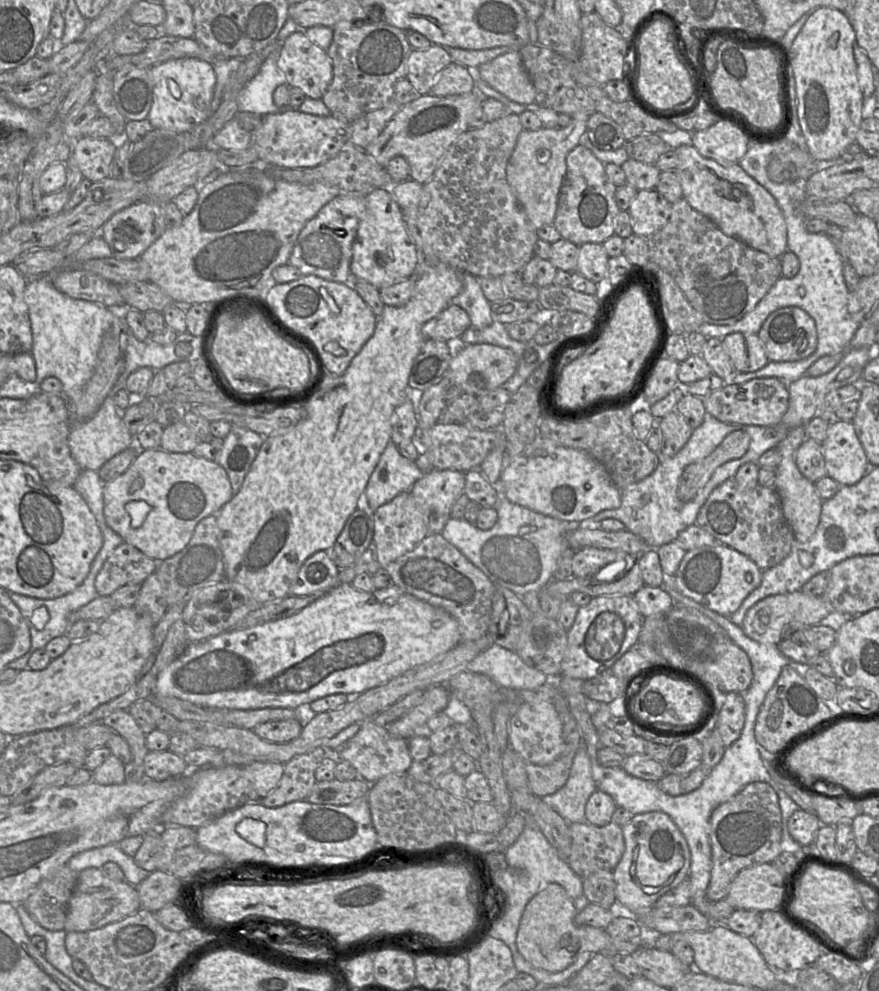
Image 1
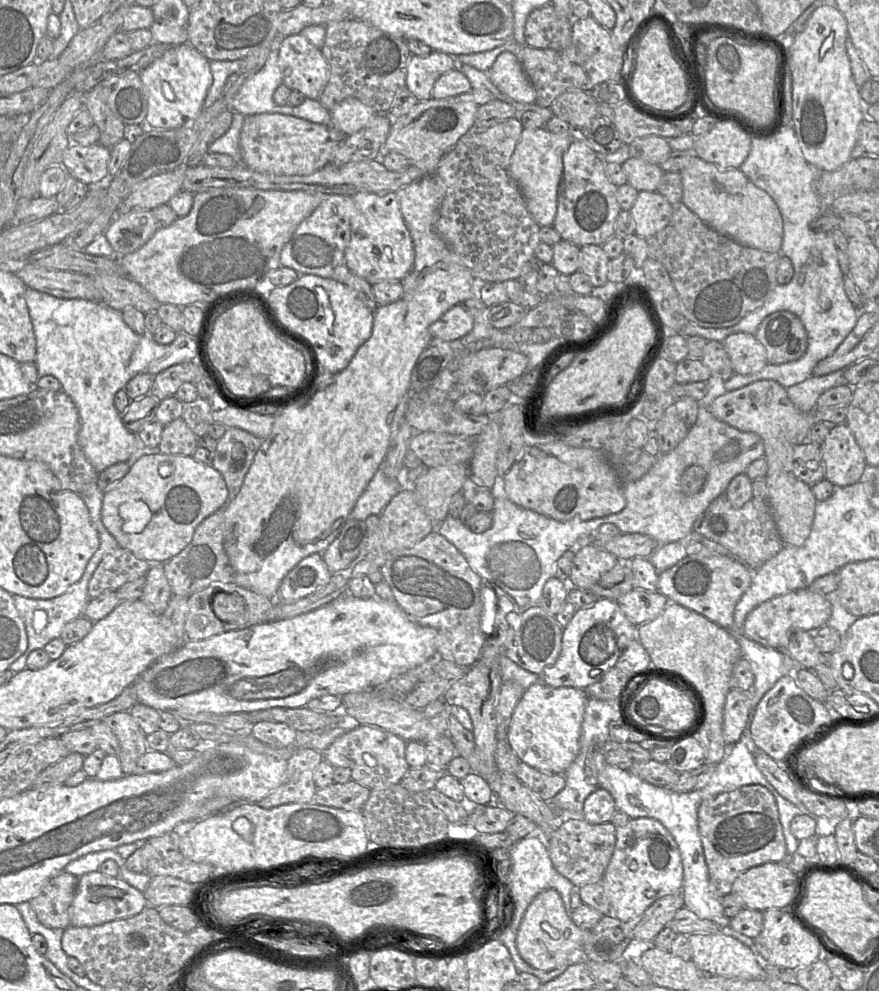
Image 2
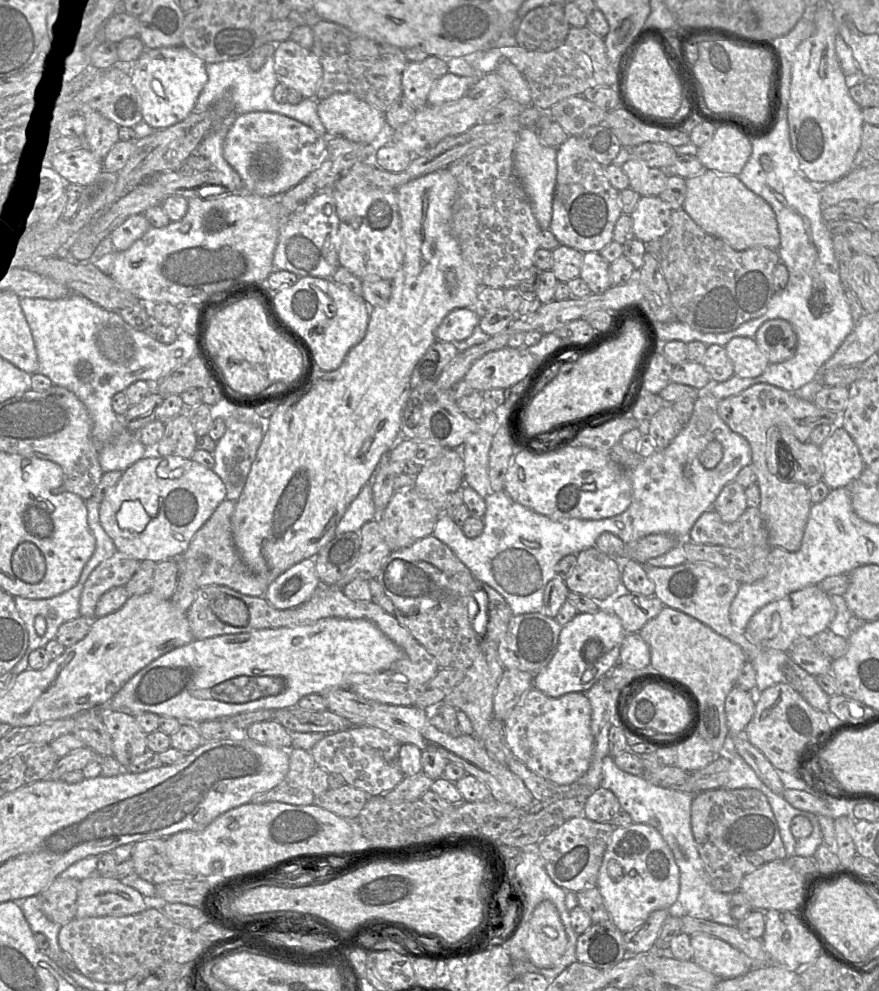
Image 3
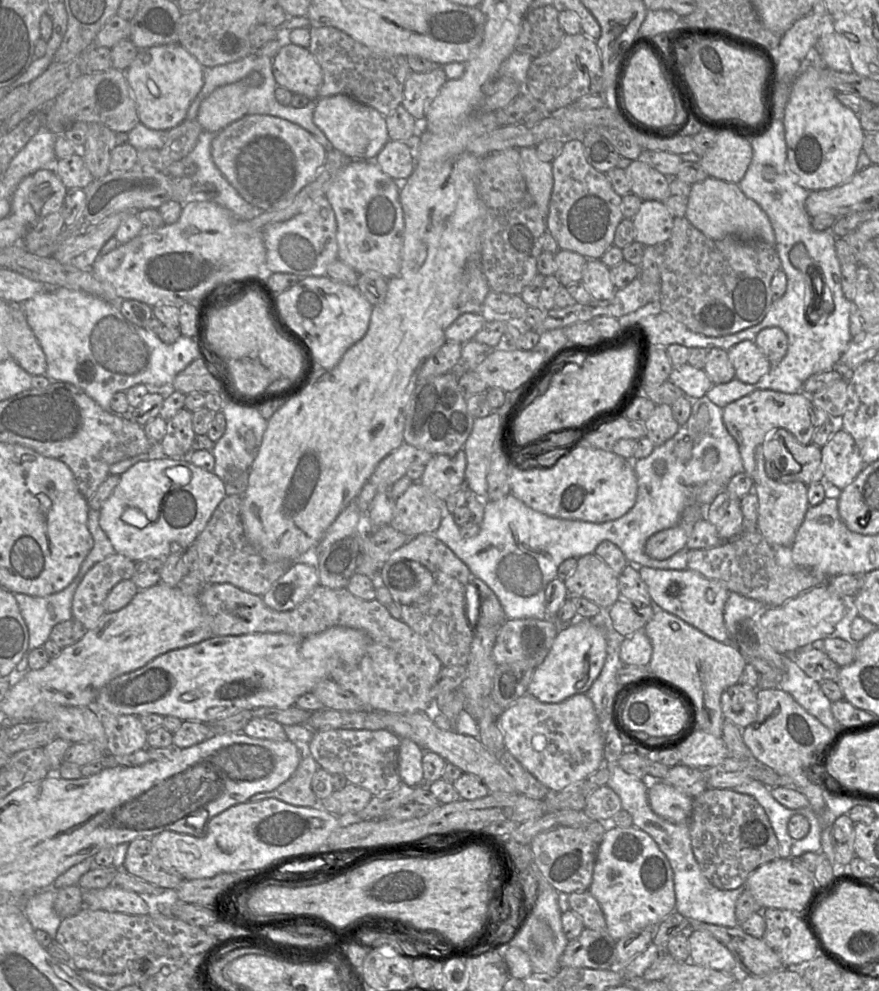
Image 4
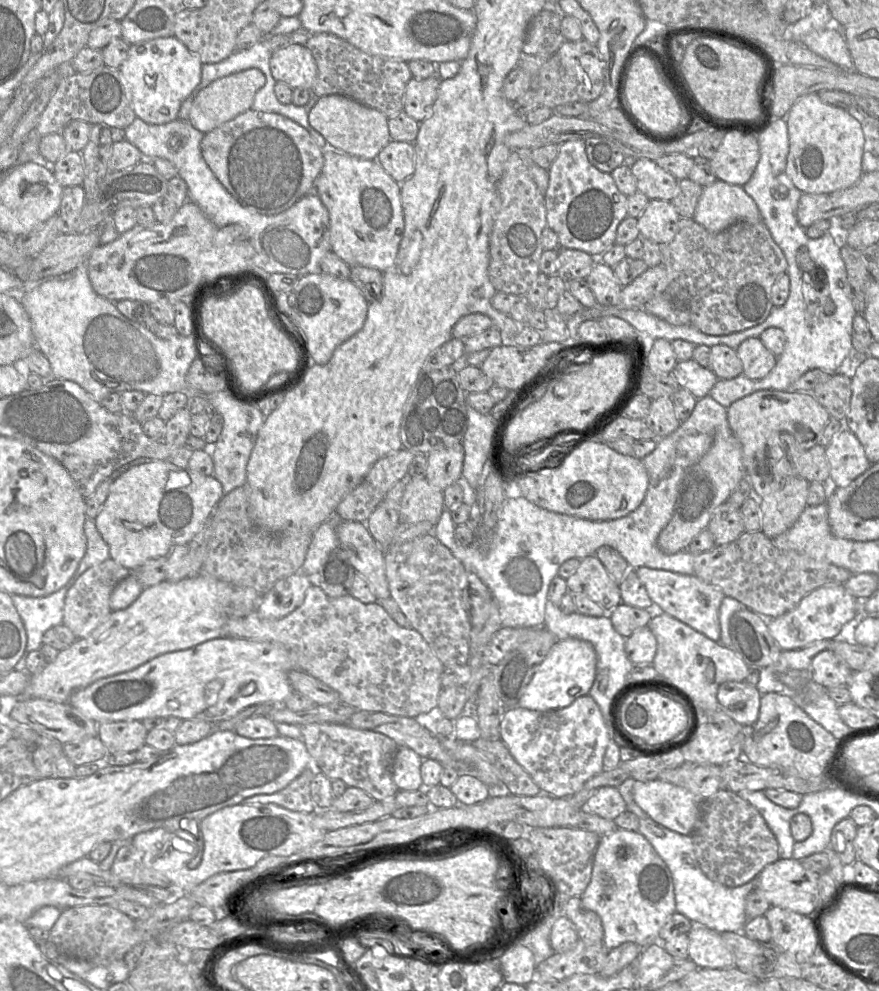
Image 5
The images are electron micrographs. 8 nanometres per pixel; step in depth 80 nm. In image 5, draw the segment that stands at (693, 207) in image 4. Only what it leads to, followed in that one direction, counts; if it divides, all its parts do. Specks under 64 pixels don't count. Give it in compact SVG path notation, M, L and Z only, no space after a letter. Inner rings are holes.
M719 179L703 187L692 218L711 233L719 233L737 221L762 222L755 201L743 187Z

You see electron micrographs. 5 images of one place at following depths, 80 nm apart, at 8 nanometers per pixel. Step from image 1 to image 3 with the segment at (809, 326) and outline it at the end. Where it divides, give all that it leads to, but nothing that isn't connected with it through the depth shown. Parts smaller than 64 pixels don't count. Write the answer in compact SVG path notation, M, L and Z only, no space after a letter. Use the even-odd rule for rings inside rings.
M783 319L764 322L753 338L770 364L782 363L796 352L796 333L792 325Z

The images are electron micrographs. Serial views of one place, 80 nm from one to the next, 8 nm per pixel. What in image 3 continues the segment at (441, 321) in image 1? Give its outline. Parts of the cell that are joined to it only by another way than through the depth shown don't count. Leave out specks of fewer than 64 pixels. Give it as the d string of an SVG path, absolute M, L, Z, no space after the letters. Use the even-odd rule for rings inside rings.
M469 306L451 311L435 331L437 340L458 343L470 337L481 319L476 307Z

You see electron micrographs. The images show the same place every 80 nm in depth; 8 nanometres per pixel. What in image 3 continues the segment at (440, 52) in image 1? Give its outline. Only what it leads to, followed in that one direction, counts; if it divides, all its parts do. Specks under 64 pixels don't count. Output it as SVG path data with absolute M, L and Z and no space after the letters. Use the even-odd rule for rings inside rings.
M429 56L422 62L408 62L402 74L402 95L415 109L428 104L433 84L448 73L447 60Z

